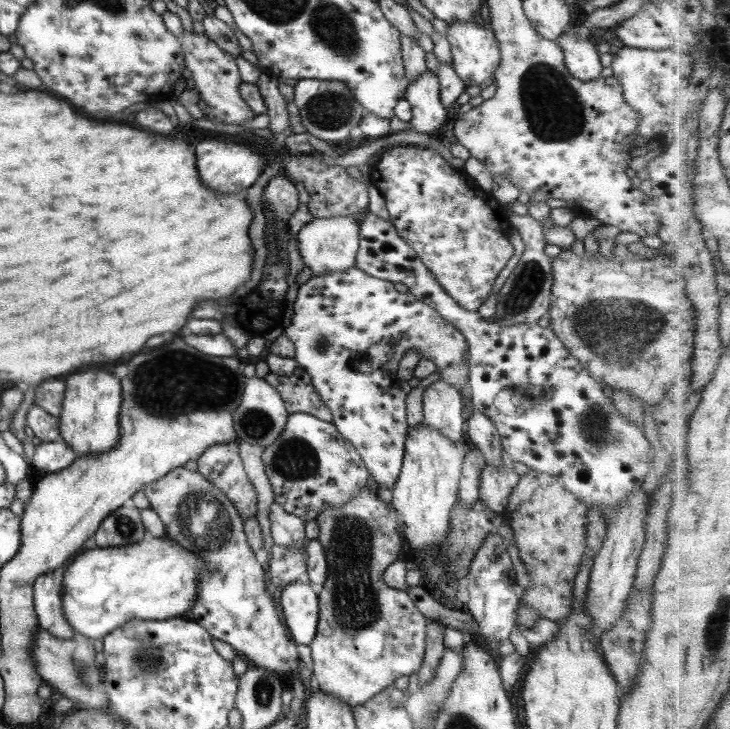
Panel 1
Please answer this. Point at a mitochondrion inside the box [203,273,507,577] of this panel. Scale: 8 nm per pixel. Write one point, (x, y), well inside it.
(296, 460)

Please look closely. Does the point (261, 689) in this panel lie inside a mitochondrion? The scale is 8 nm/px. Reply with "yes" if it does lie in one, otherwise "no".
yes

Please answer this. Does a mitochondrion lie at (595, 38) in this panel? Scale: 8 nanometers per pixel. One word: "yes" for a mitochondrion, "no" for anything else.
no

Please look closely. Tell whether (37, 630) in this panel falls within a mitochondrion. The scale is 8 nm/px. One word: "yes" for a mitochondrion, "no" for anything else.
no

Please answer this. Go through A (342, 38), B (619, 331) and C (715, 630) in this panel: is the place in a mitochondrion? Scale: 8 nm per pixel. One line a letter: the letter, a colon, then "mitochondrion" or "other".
A: mitochondrion
B: mitochondrion
C: mitochondrion

